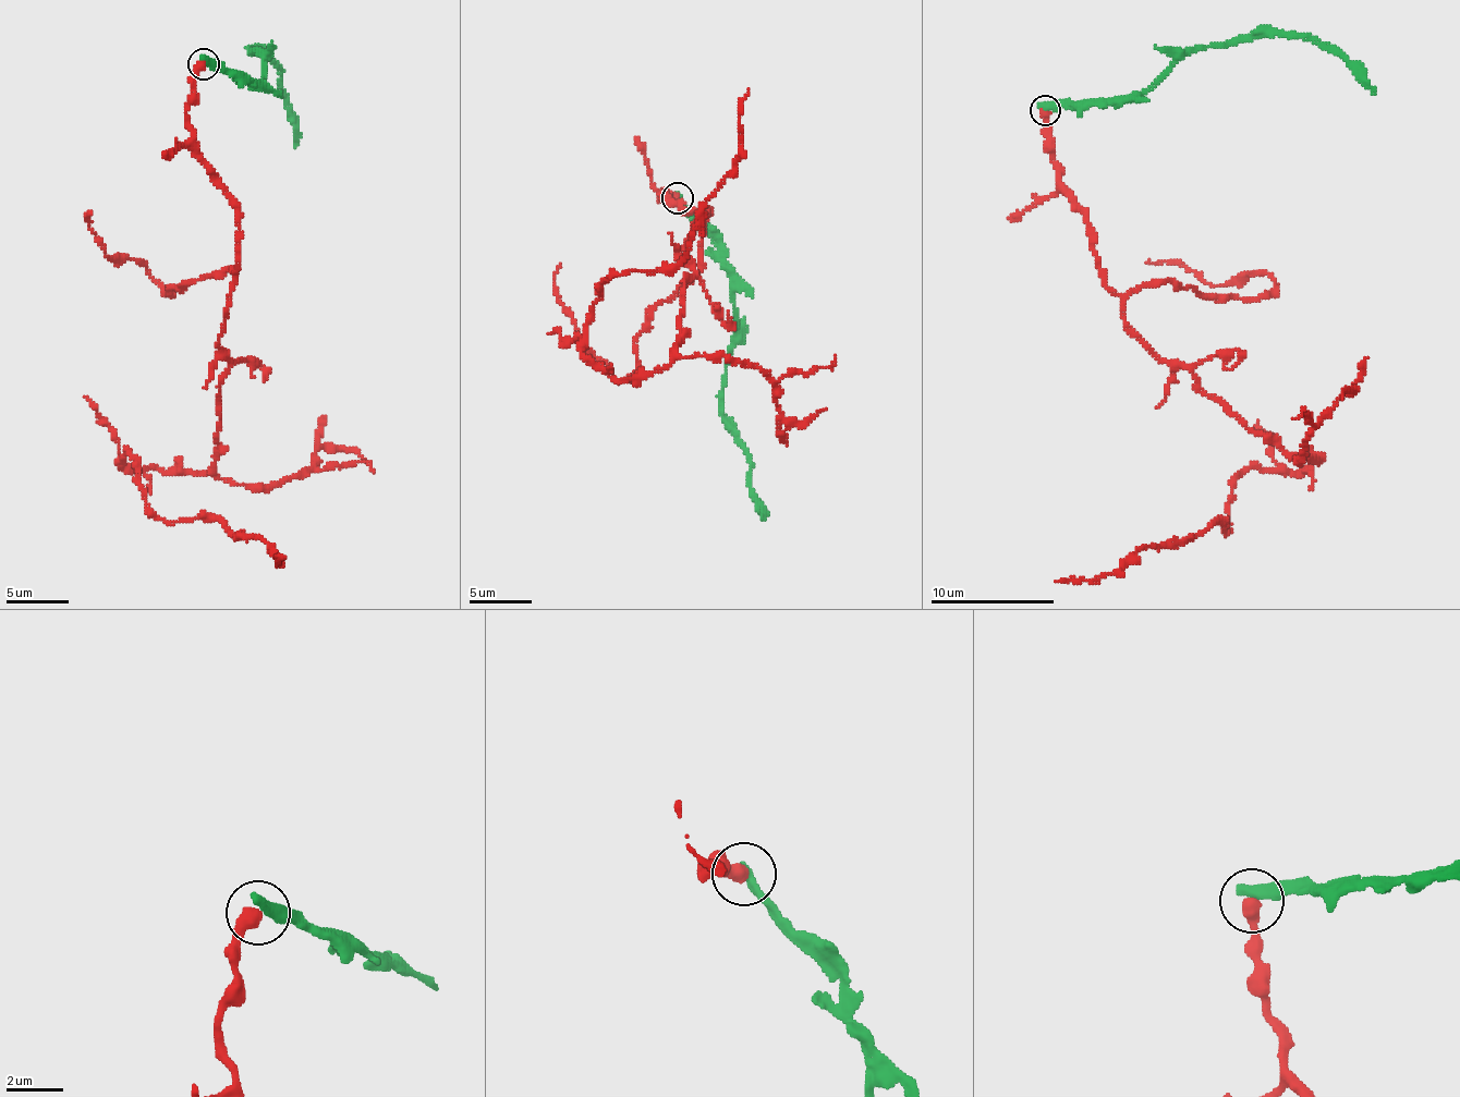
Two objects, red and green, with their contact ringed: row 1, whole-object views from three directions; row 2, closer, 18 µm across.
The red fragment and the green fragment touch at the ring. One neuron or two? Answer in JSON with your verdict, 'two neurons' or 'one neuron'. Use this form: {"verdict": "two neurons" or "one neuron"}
{"verdict": "two neurons"}

